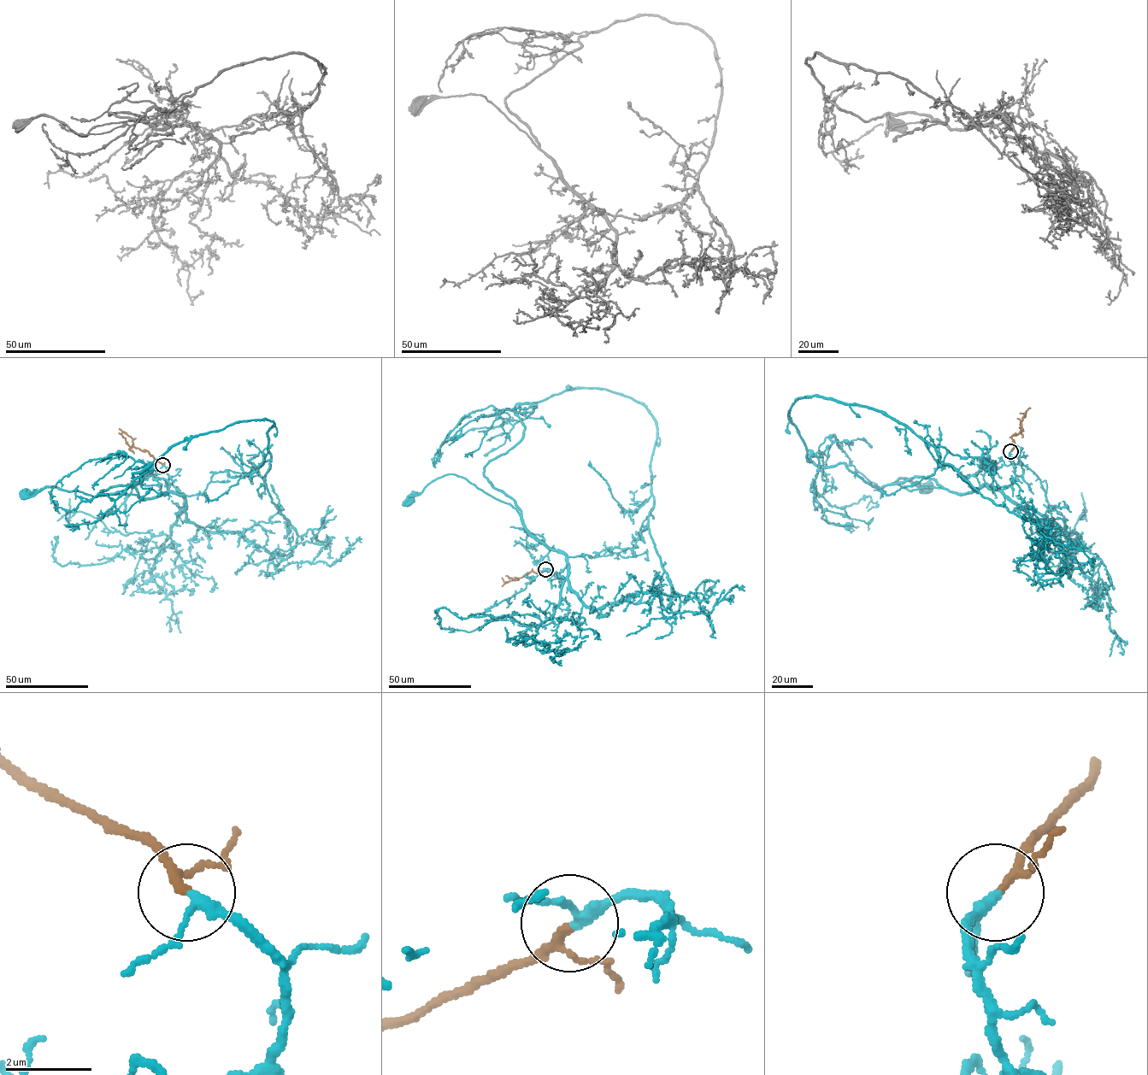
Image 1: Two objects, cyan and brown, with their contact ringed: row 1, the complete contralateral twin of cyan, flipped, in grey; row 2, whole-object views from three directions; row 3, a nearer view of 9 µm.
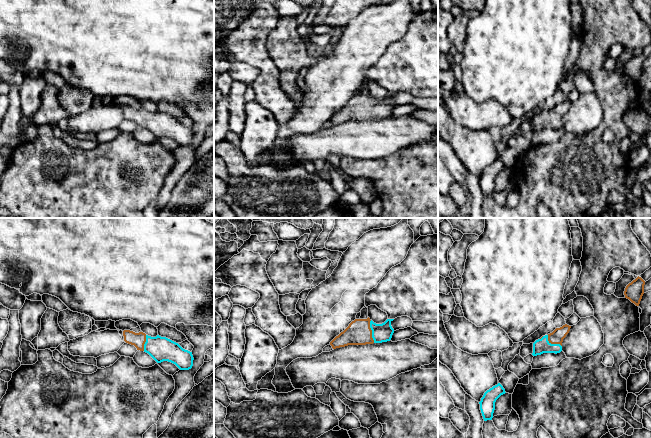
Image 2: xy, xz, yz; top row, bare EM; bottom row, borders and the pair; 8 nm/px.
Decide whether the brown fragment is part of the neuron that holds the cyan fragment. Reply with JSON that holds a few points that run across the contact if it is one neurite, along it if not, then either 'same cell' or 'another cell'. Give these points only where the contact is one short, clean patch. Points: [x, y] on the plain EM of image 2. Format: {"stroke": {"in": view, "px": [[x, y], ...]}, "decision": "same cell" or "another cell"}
{"decision": "another cell"}

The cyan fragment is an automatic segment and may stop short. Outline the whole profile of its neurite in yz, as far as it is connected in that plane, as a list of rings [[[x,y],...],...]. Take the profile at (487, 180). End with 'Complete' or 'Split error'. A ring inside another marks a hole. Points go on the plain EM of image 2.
[[[500,159],[484,169],[481,177],[479,178],[484,197],[492,196],[495,186],[495,178],[501,171],[505,169],[505,165]]]. Complete

